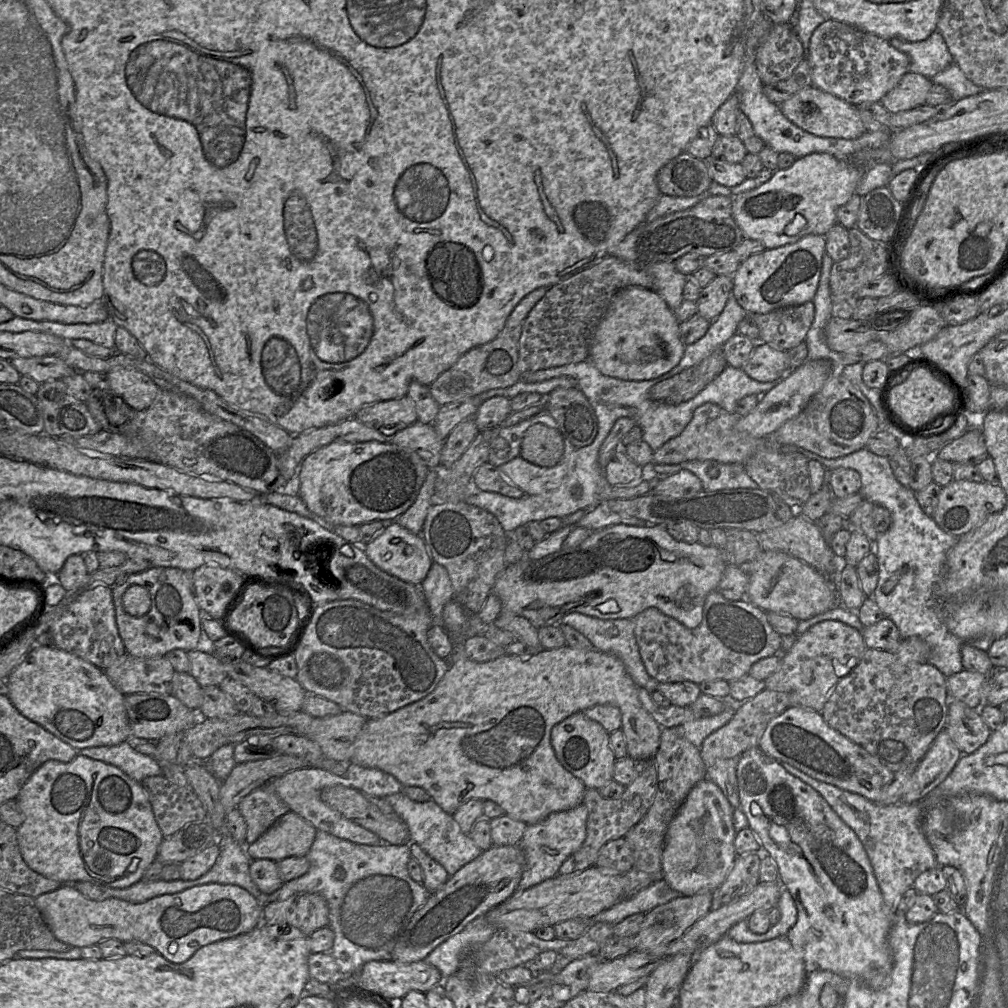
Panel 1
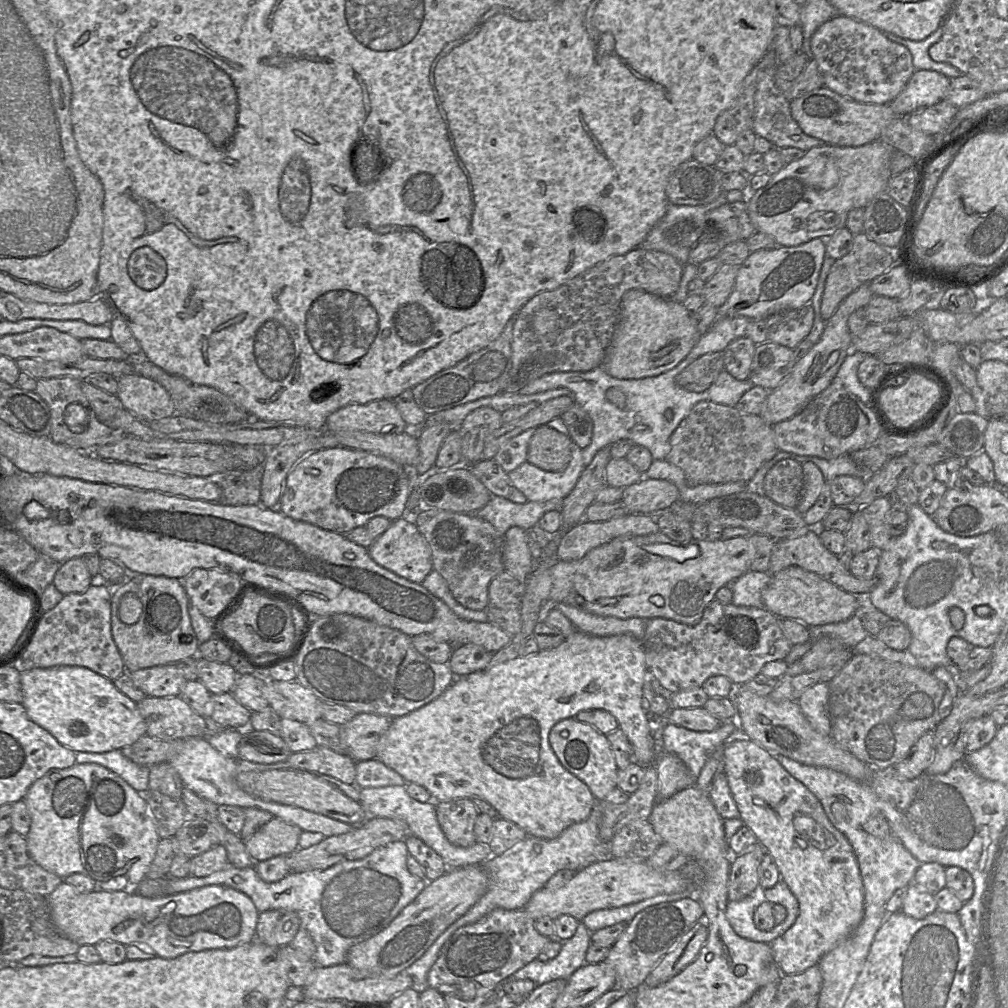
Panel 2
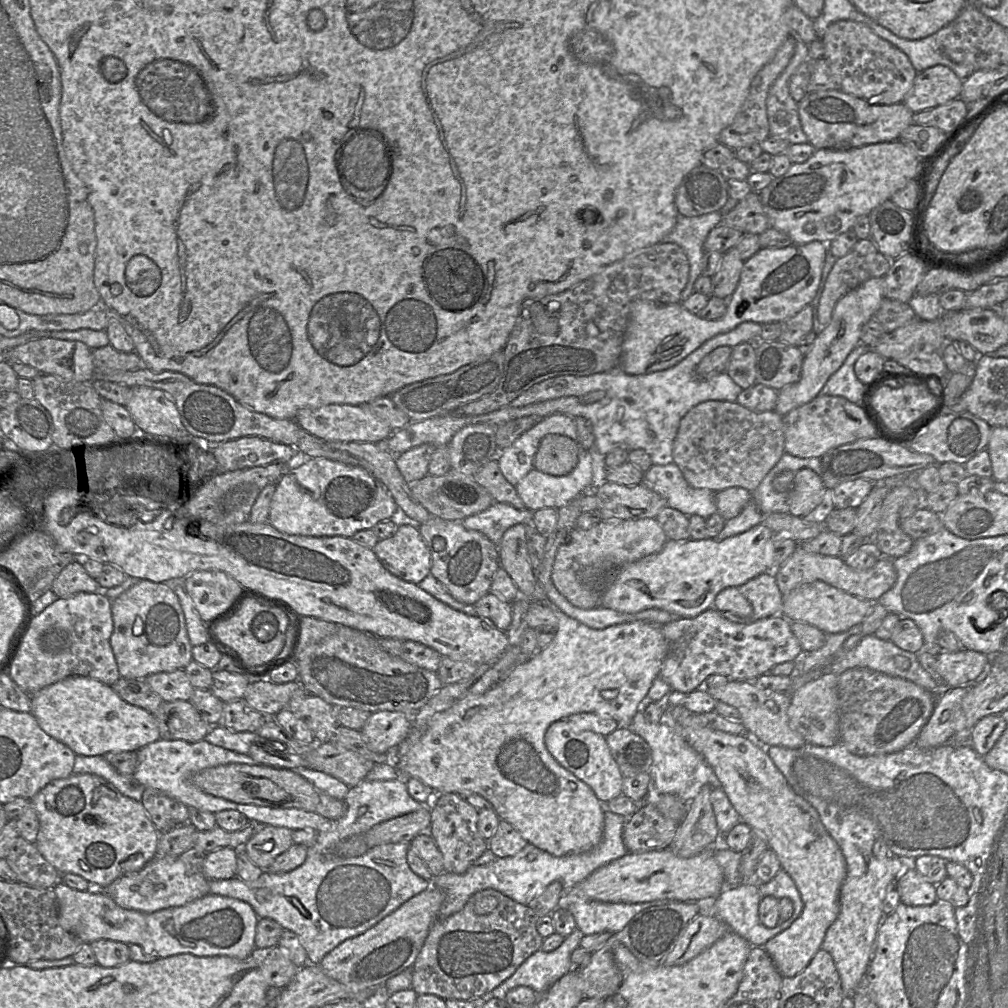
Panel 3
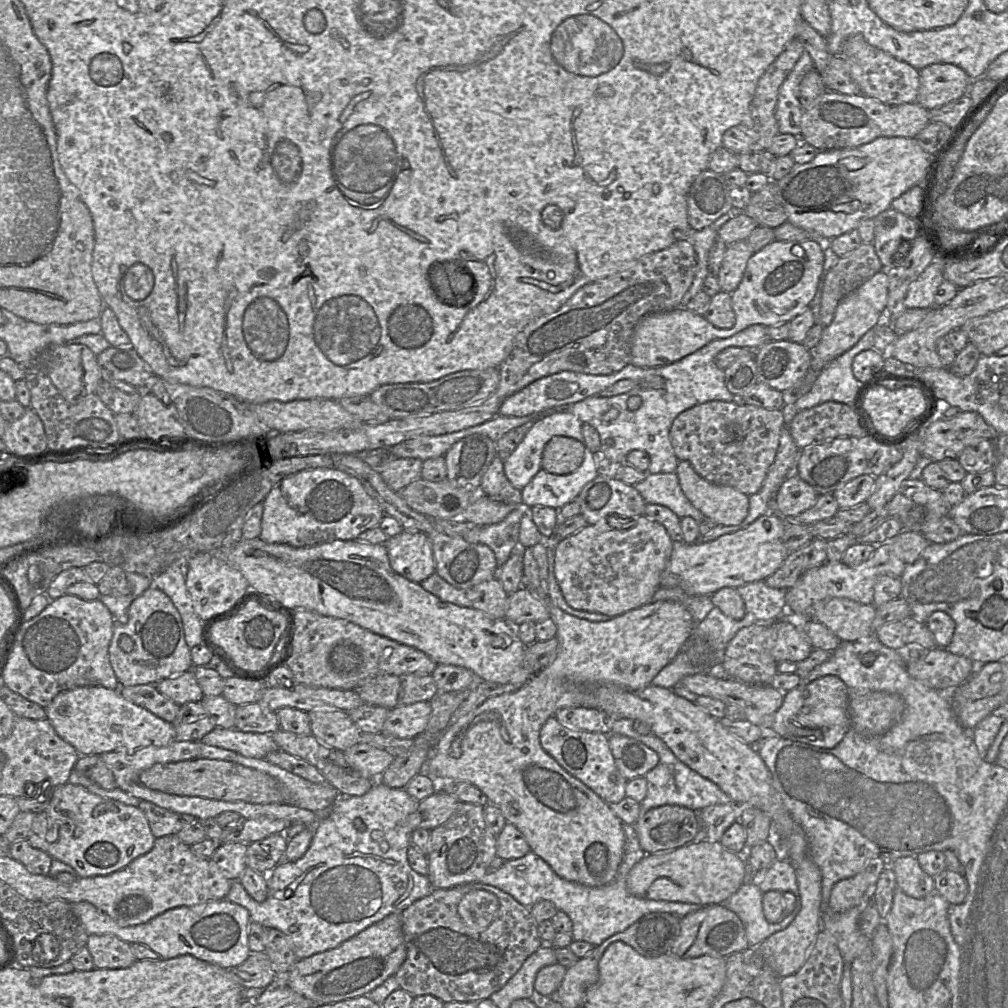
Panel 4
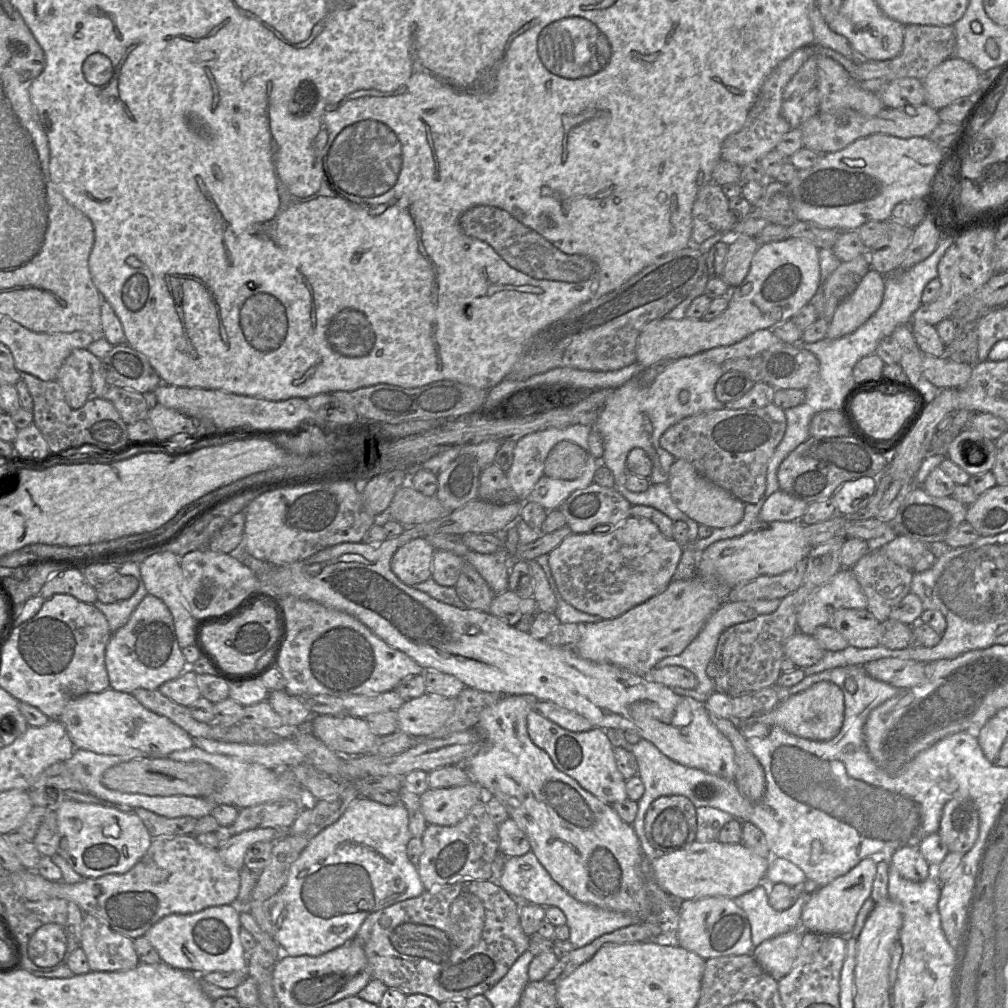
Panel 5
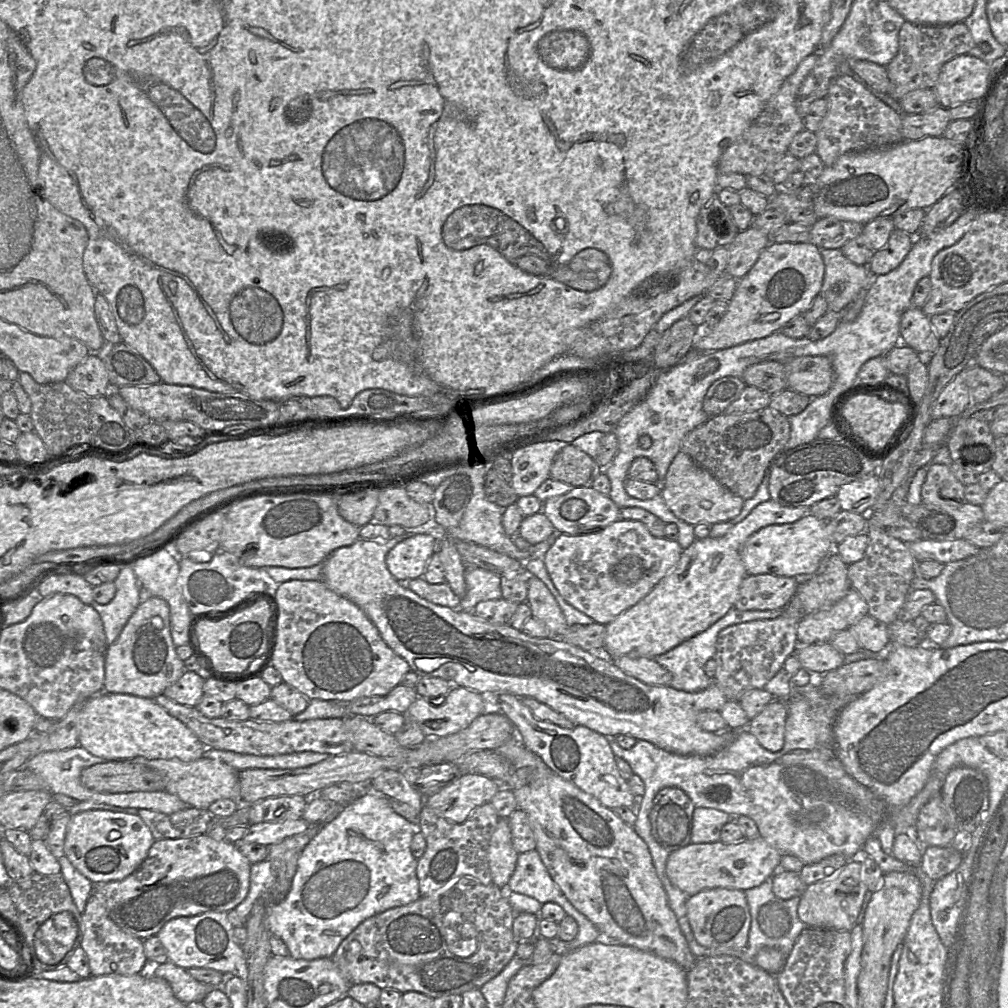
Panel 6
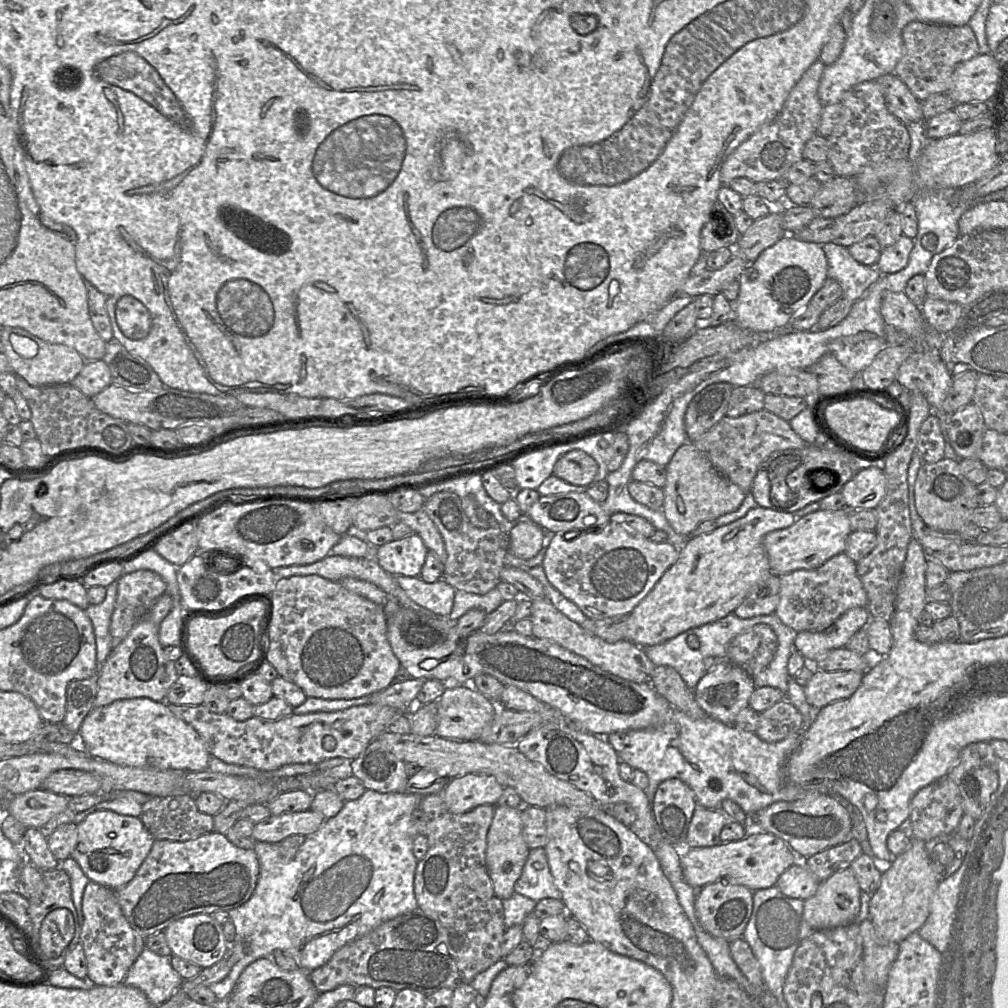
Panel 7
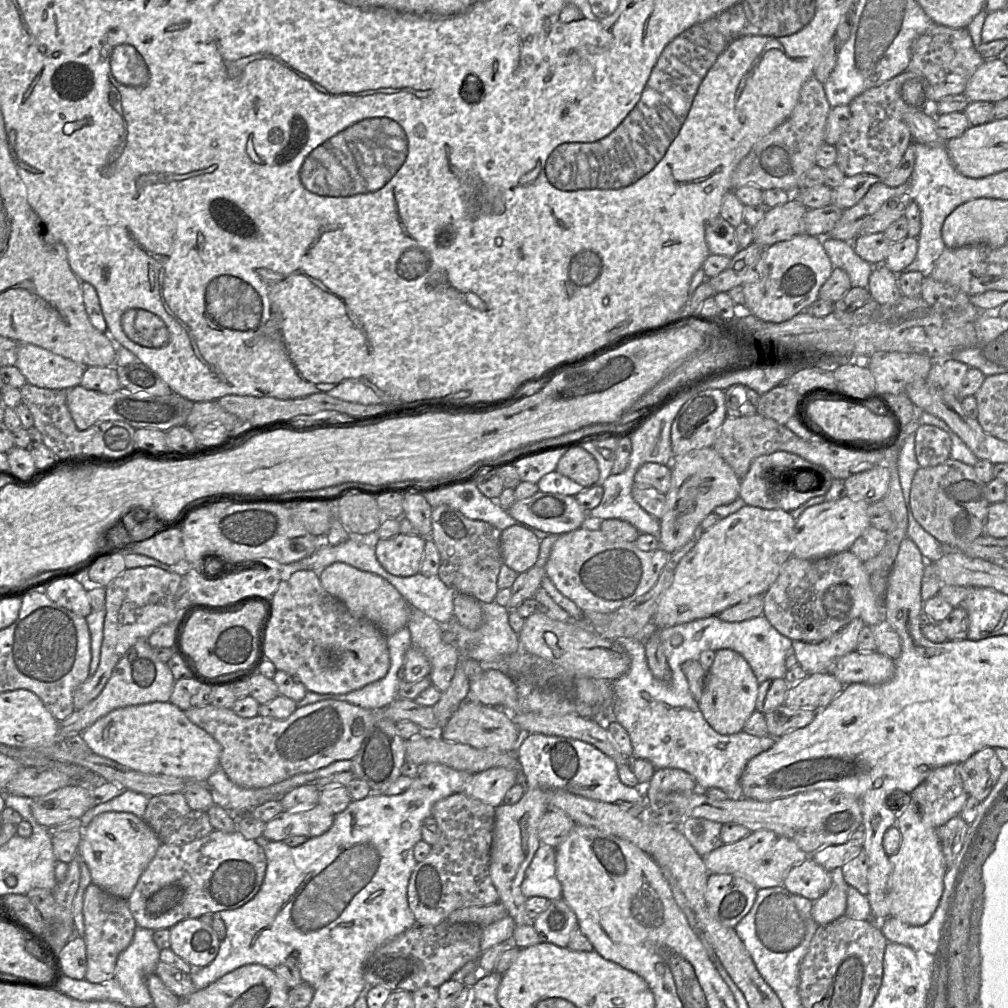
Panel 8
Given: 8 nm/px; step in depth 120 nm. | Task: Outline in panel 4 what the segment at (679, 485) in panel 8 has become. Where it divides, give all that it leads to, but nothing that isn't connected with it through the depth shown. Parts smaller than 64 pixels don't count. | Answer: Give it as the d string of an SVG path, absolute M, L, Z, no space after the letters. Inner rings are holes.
M679 461L675 472L687 499L717 525L739 525L748 515L749 496L746 494L705 480L688 461Z

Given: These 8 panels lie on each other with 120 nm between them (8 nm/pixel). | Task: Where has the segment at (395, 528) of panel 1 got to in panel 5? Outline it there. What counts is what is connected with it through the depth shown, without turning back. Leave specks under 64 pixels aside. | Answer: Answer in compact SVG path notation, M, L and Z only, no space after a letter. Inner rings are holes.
M425 538L412 539L396 550L390 568L402 583L413 587L431 578L434 552Z

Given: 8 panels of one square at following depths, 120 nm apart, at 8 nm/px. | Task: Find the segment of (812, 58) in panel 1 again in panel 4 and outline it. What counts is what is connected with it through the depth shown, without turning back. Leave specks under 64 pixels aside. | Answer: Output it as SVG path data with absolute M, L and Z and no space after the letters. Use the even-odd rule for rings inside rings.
M861 34L849 36L842 48L842 56L850 66L850 74L860 93L886 105L916 102L920 86L919 71L909 64L868 44Z

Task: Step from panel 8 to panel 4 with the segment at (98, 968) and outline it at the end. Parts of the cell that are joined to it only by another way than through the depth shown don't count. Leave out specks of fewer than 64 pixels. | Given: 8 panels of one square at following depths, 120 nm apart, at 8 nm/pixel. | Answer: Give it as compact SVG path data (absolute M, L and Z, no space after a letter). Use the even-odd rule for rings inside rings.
M91 934L88 936L86 947L92 956L95 968L127 968L137 960L131 945L114 935Z

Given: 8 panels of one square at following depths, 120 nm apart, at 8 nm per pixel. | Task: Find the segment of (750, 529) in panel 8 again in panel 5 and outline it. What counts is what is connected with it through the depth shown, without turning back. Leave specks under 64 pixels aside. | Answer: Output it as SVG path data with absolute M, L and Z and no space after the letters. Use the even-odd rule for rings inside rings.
M780 489L774 492L763 504L758 522L800 521L809 504L796 499ZM698 575L688 580L673 580L663 592L621 616L596 623L577 623L580 626L581 639L575 652L586 660L612 664L633 674L644 676L662 659L679 655L696 638L710 616L727 601L726 588L728 587L704 582Z

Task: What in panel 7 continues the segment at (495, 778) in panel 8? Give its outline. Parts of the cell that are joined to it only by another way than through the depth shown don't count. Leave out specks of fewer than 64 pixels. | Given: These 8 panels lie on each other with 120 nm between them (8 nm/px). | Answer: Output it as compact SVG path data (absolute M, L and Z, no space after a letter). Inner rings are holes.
M466 774L450 779L441 795L449 811L462 814L480 805L497 805L503 791L491 775Z

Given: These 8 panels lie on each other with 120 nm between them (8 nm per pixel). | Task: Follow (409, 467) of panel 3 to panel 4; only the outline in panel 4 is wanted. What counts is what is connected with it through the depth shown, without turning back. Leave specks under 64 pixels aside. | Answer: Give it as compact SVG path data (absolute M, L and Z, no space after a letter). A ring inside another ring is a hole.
M392 458L379 468L379 474L394 492L401 492L412 481L420 478L423 461L415 458Z

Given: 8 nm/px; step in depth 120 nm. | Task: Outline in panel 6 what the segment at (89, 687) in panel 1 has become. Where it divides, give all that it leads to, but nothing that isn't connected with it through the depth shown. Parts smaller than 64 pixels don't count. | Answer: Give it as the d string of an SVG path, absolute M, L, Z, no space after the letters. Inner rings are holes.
M106 692L82 704L78 716L78 746L107 761L144 757L191 762L203 757L206 749L187 726L153 699Z

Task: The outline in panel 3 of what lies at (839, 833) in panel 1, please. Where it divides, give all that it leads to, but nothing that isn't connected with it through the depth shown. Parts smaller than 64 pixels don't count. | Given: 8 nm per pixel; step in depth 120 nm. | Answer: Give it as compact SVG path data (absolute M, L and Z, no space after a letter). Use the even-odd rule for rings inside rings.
M664 702L664 714L659 722L665 722L669 725L678 725L678 727L681 729L681 735L685 739L685 741L693 748L697 753L699 753L706 762L710 765L710 767L713 769L717 779L720 782L721 788L726 793L727 797L729 798L731 804L735 808L735 810L740 815L740 820L748 824L753 831L759 832L767 841L769 848L772 849L780 863L781 867L784 871L786 871L790 877L793 879L800 895L803 901L803 911L800 914L800 916L793 922L793 924L783 932L779 933L778 935L771 938L765 945L764 949L767 951L767 953L770 955L771 959L773 960L776 968L781 973L783 977L794 977L801 973L810 963L814 955L817 953L817 951L821 948L825 934L827 929L832 925L832 923L836 920L840 905L839 905L839 893L841 885L846 877L846 862L845 858L843 856L843 853L837 844L837 842L830 836L830 834L827 832L826 828L824 827L823 823L821 822L820 816L817 812L817 810L805 799L803 799L801 796L797 795L793 789L788 784L786 778L781 773L781 771L776 767L772 759L769 757L766 747L761 747L761 745L758 745L756 740L752 736L749 736L748 734L730 734L727 732L723 732L720 730L712 729L709 727L702 727L697 724L692 724L692 714L701 714L701 713L692 713L689 710L685 708L685 706L679 705L674 707L668 707L667 704Z

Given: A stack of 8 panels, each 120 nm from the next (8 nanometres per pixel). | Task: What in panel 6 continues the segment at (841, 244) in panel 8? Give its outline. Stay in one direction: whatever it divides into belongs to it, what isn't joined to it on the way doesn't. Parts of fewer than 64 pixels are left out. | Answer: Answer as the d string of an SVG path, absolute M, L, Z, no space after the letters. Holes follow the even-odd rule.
M821 249L825 273L819 295L828 305L828 311L842 312L859 294L875 282L868 266L848 260L841 249Z

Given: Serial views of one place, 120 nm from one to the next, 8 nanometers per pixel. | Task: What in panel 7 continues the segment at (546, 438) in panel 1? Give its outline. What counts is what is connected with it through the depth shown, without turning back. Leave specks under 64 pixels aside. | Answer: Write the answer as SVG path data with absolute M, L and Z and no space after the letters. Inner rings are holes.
M579 449L563 454L553 468L553 475L581 487L592 485L597 473L598 463L591 455Z

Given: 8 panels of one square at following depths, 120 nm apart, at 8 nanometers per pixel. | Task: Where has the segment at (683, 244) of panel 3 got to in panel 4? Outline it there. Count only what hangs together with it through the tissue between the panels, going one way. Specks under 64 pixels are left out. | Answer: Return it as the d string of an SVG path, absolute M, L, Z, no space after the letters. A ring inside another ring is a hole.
M708 226L700 231L689 230L686 236L694 246L697 255L697 268L695 278L688 291L682 297L680 307L687 303L699 292L702 291L704 280L709 274L709 252L717 236L717 231Z

